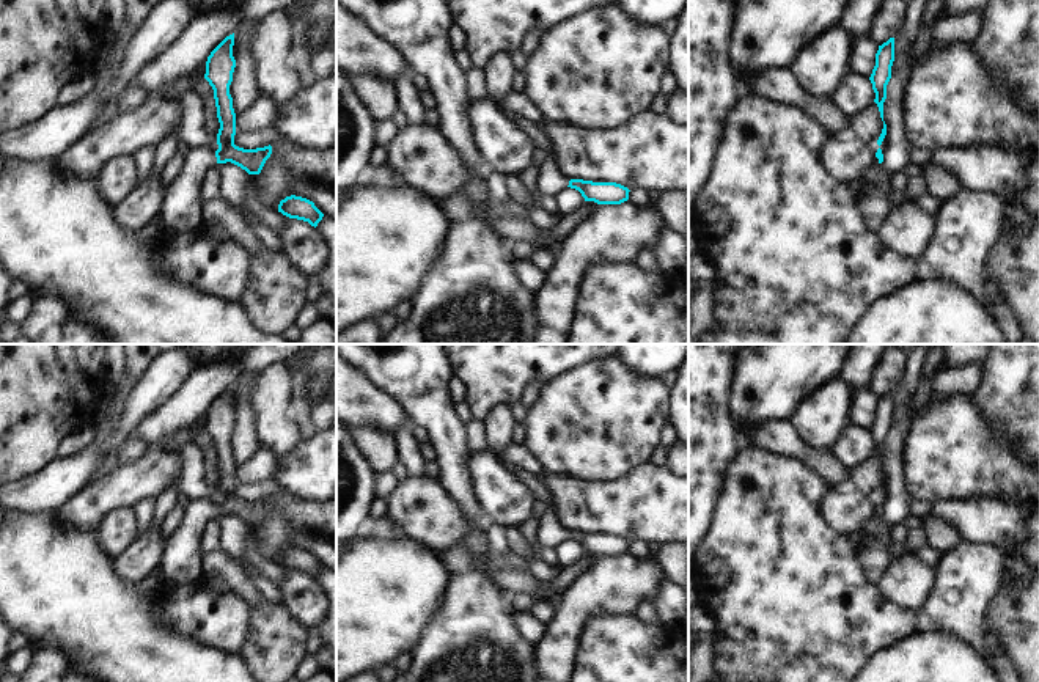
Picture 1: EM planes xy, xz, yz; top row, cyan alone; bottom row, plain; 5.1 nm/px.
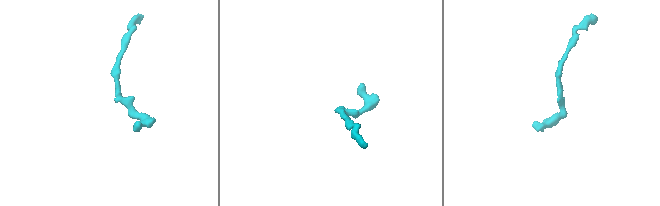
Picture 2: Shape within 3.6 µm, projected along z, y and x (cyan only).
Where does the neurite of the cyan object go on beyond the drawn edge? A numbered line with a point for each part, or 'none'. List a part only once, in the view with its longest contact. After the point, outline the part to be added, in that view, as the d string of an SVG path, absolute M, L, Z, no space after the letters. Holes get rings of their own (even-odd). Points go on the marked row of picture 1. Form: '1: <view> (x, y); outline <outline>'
1: xy (179, 214); outline M185 148L182 168L165 189L160 207L160 223L165 234L190 234L204 225L200 215L201 198L198 195L203 174L217 165L215 148Z

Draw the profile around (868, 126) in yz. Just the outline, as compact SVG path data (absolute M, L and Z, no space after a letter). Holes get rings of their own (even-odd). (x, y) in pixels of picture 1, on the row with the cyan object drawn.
M872 102L861 115L850 119L850 127L857 132L861 140L879 140L883 121L876 102Z

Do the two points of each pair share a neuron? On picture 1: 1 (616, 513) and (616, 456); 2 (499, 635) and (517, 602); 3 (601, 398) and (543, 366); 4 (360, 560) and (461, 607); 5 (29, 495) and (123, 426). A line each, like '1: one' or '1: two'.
1: two
2: two
3: two
4: two
5: one

